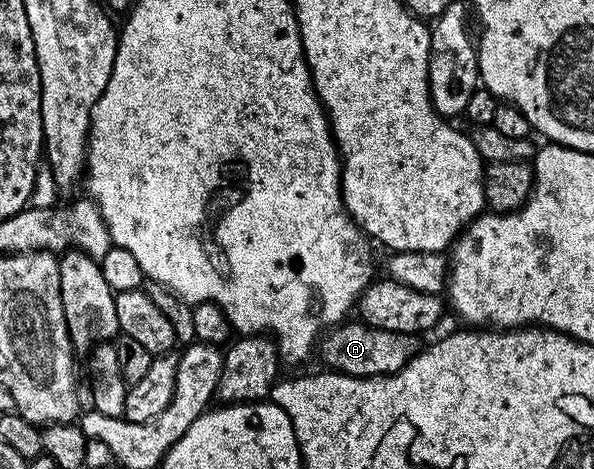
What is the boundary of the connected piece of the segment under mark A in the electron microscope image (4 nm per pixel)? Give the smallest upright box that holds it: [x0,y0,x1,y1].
[318,322,421,376]

